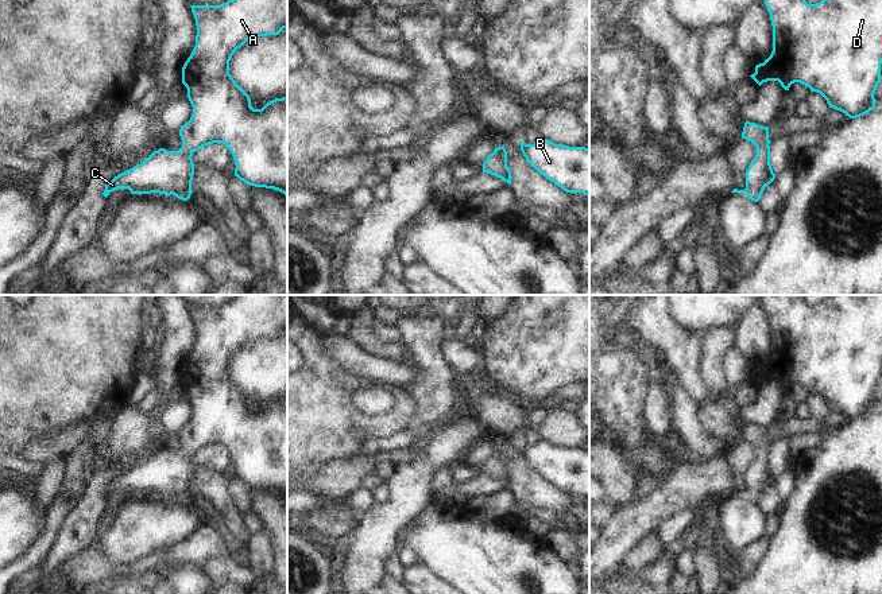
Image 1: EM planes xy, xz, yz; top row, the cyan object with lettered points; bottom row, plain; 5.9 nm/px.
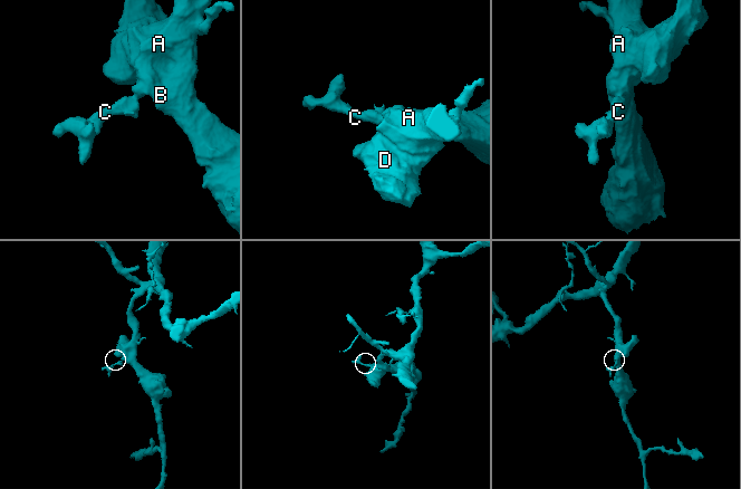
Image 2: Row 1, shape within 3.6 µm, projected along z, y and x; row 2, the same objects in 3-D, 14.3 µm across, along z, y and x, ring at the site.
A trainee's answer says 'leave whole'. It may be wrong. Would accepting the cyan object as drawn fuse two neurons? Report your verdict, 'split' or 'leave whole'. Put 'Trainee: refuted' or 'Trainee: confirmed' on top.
Trainee: confirmed
leave whole

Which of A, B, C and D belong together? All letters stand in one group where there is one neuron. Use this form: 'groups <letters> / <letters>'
groups A B C D

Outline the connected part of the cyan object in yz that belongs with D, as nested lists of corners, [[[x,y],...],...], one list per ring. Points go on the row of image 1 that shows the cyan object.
[[[765,0],[773,26],[773,51],[763,63],[755,66],[750,77],[761,86],[778,81],[785,90],[800,82],[820,93],[829,108],[850,119],[860,117],[875,108],[874,93],[881,82],[882,65],[882,0],[821,0],[808,4],[805,0]]]

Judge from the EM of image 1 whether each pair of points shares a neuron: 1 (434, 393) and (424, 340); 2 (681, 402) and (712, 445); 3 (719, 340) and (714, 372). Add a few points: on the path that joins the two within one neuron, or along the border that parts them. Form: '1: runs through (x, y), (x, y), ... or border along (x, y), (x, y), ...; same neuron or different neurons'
1: runs through (434, 380), (434, 367), (428, 353); same neuron
2: runs through (685, 412), (685, 419), (701, 435); same neuron
3: runs through (714, 348), (714, 364); same neuron

